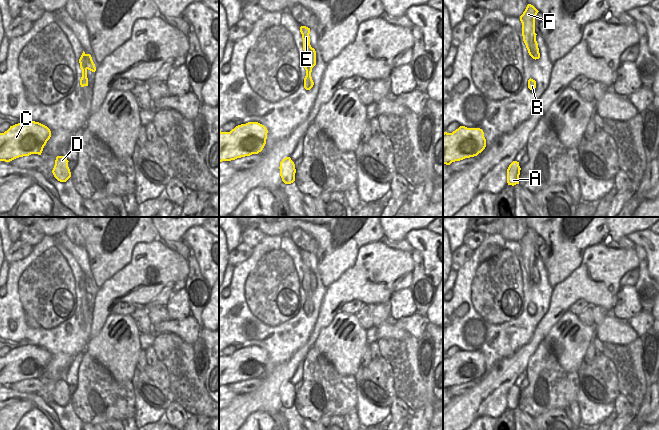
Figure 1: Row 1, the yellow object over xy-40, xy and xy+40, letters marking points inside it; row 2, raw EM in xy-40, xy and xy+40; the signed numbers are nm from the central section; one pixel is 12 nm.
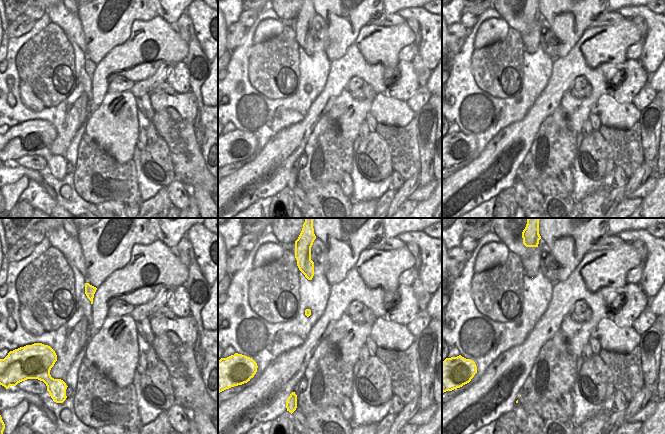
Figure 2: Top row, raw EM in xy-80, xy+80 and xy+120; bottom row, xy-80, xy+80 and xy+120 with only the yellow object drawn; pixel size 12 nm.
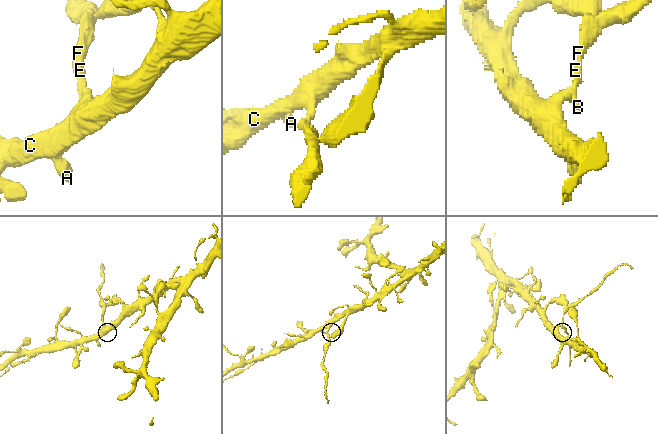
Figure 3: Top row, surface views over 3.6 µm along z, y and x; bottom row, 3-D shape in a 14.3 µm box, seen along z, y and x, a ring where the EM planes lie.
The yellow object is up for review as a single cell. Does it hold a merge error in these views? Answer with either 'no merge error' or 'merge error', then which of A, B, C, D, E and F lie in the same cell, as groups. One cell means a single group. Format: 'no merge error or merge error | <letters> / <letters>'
merge error | A C D / B E F

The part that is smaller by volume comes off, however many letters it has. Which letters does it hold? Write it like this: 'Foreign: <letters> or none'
Foreign: B, E, F

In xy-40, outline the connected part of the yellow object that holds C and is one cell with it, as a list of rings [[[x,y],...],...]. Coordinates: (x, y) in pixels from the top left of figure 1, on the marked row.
[[[25,121],[10,126],[7,131],[0,133],[0,161],[10,162],[16,158],[31,154],[41,155],[50,137],[50,129],[39,122]]]

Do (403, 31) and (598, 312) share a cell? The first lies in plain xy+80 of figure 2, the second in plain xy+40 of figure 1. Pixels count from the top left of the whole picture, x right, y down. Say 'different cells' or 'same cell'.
different cells

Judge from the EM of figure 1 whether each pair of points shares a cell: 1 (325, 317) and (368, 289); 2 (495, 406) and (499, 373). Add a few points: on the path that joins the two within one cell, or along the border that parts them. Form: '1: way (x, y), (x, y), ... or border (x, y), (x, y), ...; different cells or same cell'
1: way (333, 305), (349, 289), (356, 289); same cell
2: way (495, 398), (495, 386), (499, 381); same cell

